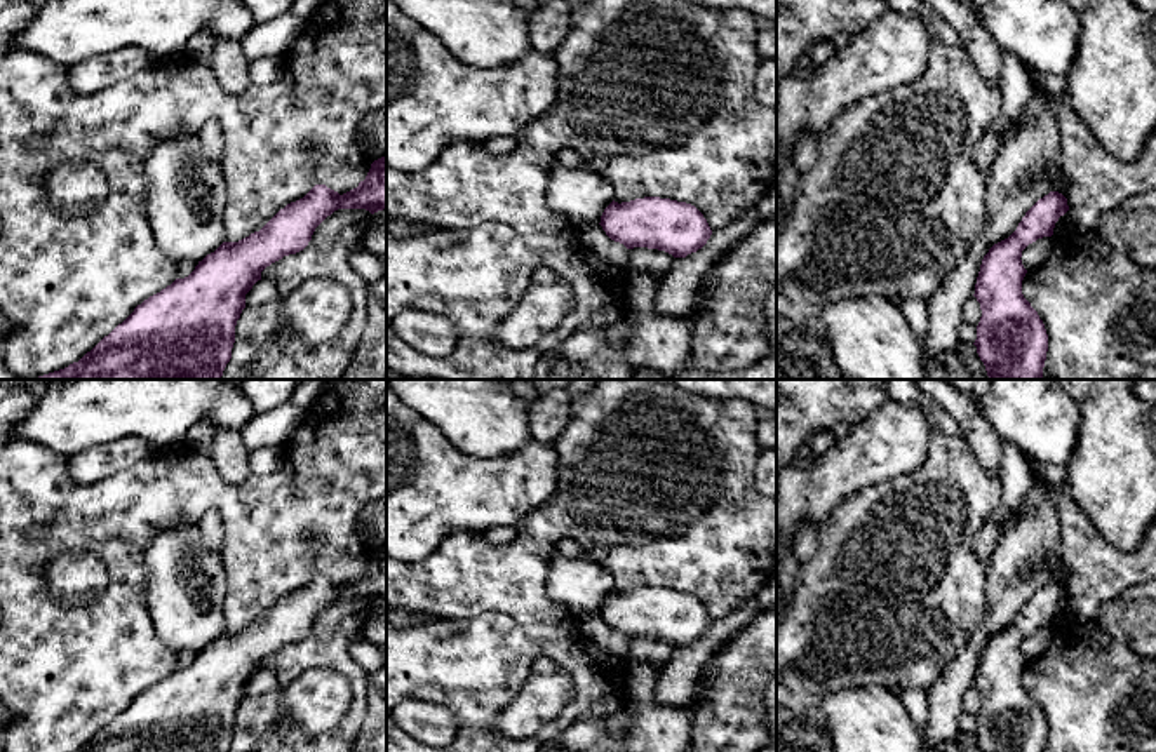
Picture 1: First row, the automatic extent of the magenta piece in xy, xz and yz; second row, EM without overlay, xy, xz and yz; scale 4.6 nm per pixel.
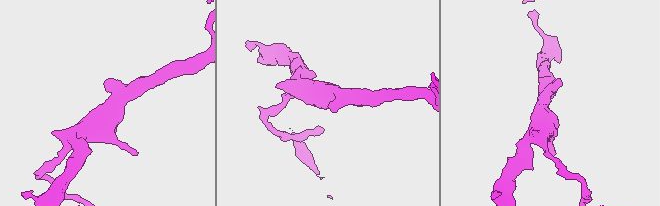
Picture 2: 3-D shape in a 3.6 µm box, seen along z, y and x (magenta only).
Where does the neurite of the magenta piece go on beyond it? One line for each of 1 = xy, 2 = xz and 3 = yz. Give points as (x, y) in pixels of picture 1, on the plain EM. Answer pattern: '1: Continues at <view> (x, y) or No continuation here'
1: No continuation here
2: No continuation here
3: No continuation here

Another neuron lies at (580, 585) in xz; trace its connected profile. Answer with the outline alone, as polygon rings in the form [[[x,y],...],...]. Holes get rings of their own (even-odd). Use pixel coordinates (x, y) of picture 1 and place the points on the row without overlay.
[[[552,552],[547,592],[568,616],[599,614],[604,599],[615,590],[615,580],[592,557],[568,557]]]

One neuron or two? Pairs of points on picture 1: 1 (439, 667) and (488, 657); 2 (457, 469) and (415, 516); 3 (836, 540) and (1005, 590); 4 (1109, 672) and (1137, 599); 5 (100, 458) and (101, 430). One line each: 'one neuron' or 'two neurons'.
1: one neuron
2: one neuron
3: two neurons
4: two neurons
5: two neurons

